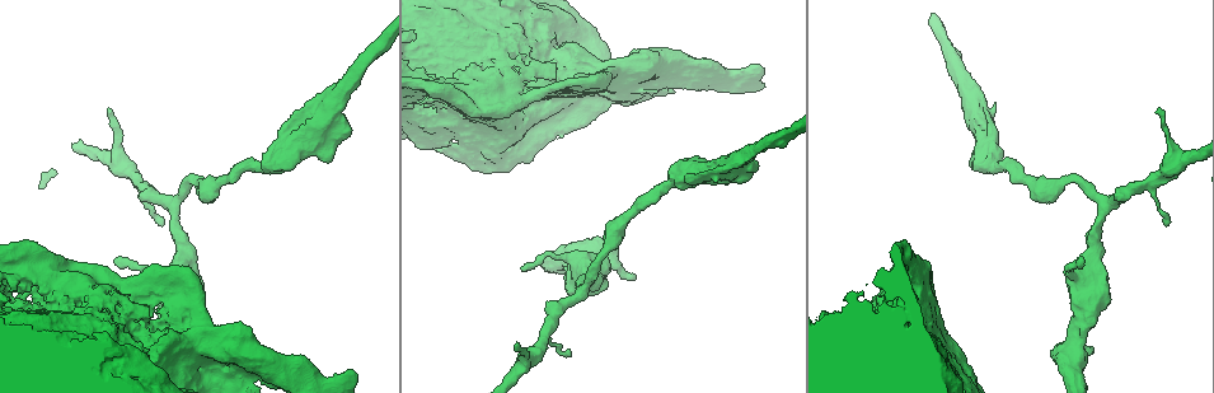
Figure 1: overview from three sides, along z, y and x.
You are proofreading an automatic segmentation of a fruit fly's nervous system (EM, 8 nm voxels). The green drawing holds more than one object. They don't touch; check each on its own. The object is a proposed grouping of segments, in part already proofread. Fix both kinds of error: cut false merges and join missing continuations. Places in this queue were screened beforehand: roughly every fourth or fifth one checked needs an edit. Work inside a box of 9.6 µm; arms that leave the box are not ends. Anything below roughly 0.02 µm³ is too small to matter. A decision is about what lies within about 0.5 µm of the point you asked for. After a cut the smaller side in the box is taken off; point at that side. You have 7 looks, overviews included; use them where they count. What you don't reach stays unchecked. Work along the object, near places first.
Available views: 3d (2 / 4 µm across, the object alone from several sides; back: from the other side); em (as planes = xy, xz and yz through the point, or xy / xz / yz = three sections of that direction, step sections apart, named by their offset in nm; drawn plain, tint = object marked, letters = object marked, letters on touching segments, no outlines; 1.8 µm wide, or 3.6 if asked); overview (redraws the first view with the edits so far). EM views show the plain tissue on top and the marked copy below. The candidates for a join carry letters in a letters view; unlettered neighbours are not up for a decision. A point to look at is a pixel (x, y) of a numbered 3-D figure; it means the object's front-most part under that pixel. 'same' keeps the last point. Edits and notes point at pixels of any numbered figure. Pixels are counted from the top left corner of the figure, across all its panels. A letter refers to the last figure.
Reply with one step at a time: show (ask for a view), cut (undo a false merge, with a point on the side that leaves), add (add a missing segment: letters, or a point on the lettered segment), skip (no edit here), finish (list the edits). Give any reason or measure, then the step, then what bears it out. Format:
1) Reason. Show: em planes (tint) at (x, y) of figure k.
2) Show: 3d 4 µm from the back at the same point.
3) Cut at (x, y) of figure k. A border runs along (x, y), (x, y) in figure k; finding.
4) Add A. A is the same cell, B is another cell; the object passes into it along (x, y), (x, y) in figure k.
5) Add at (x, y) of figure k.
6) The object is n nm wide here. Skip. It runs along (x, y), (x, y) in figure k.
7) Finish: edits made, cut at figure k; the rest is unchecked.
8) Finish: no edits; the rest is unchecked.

Touches itself. Show: 3d 4 µm at (233, 361) of figure 1.

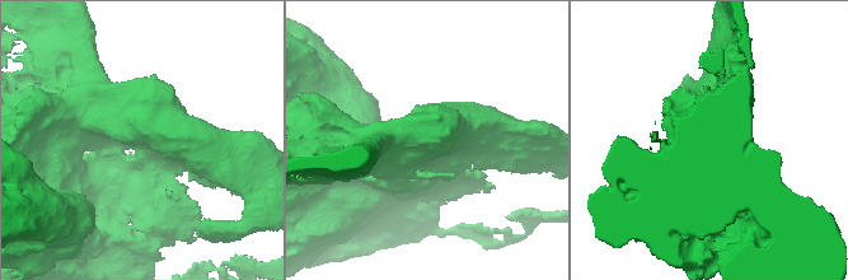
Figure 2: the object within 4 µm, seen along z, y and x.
Show: em yz step 4 (tint) at (140, 140) of figure 2.

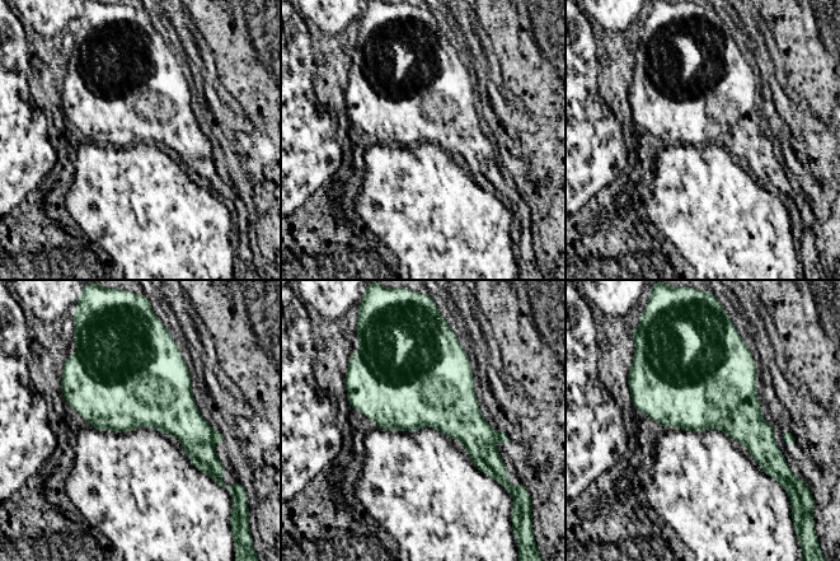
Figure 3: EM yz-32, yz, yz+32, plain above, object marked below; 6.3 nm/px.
Another direction. Show: em xz step 8 (letters) at the same point.

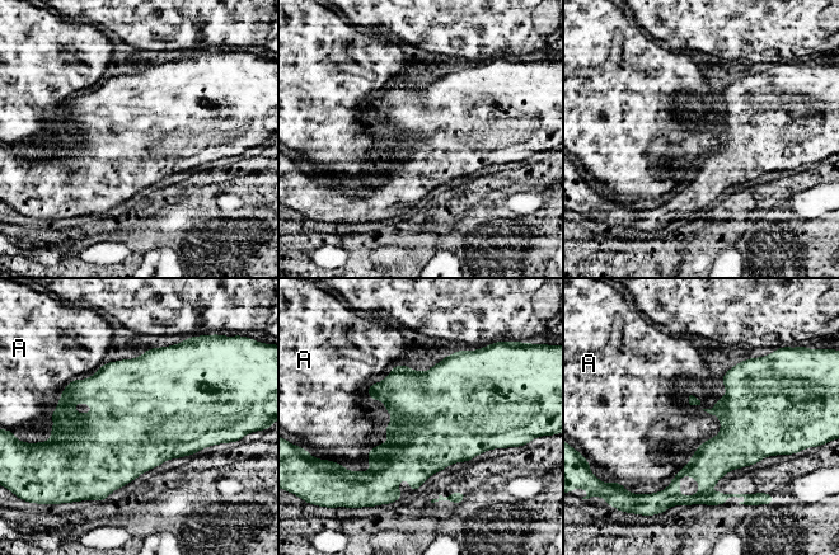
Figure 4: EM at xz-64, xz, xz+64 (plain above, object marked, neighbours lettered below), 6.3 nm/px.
Skip. A is another cell; a border runs along (717, 396), (720, 432), (670, 476) in figure 4; continuous, no second neuron.

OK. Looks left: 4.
Calibre changes. Show: em 3.6 µm yz step 8 (letters) at (273, 166) of figure 1.

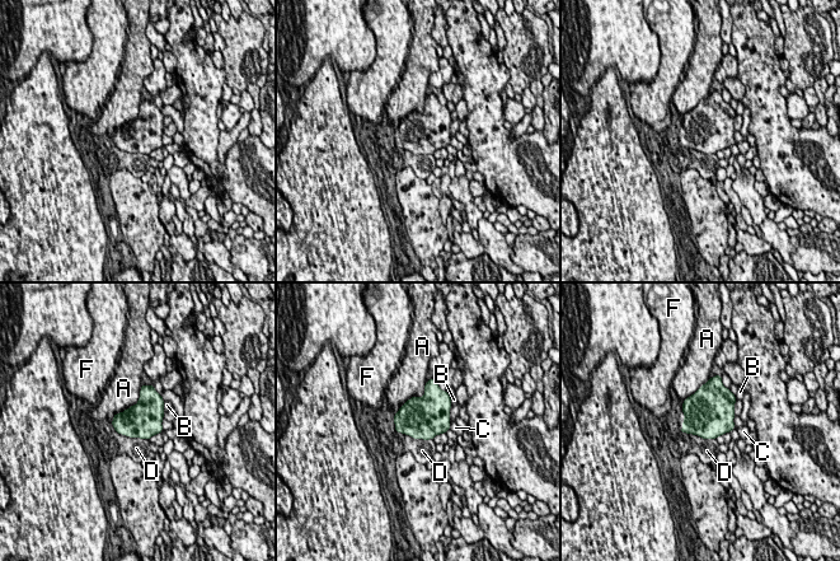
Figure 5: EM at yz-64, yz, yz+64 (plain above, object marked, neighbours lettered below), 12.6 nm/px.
Show: em 3.6 µm planes (letters) at the same point.

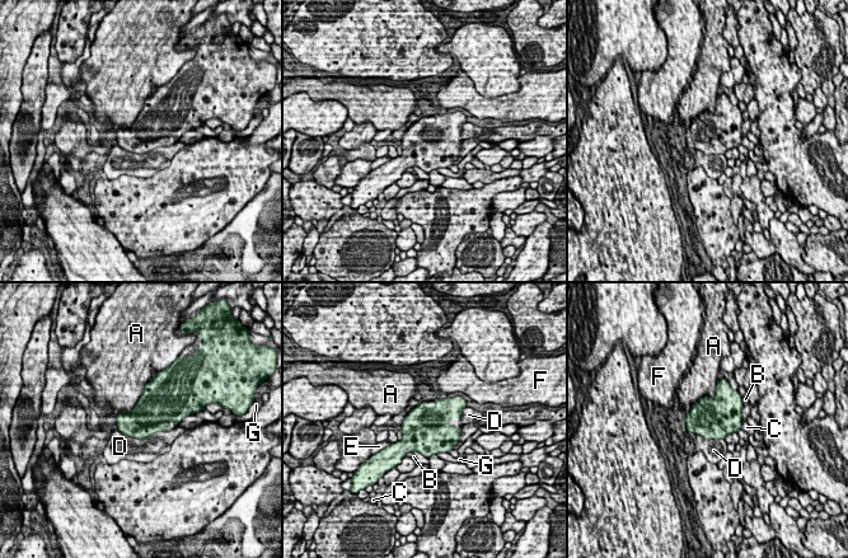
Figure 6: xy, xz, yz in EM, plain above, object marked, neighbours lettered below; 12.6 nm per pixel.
Skip. A, B, C, D, E, F and G are other cells; a border runs along (116, 427), (136, 437), (170, 430) in figure 6; one neuron here.

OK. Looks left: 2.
An open end. Show: 3d 2 µm at (10, 289) of figure 1.

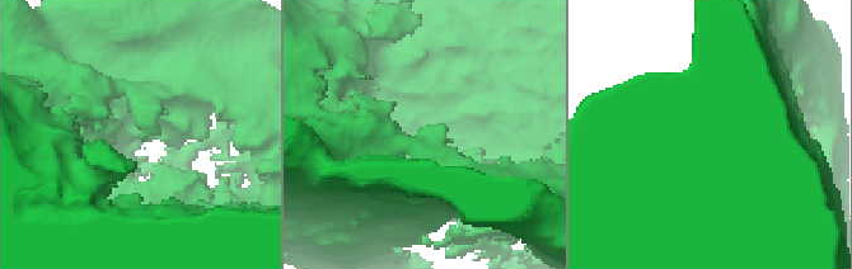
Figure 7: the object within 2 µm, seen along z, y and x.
Show: em planes (letters) at (430, 144) of figure 7.

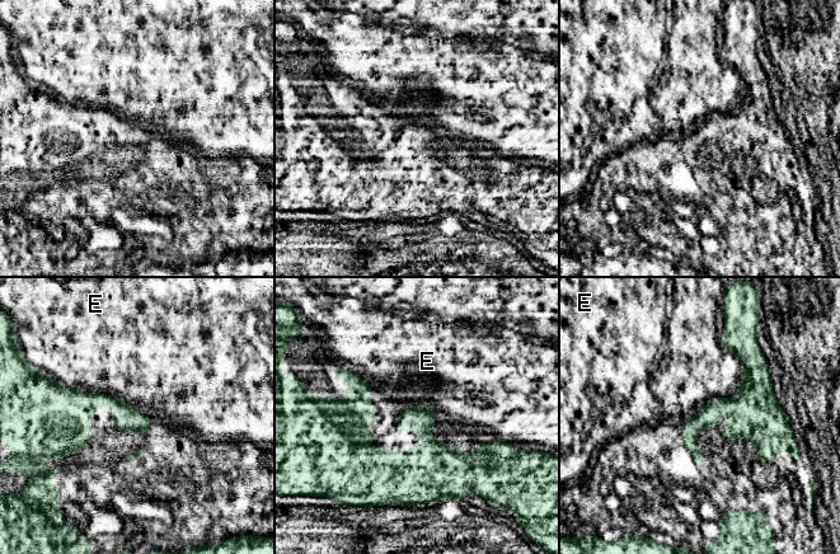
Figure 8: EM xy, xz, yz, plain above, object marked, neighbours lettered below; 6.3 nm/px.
Skip. E is another cell; a border runs along (54, 379), (126, 403) in figure 8; no lettered segment goes on from it.

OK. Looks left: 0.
Finish: no edits; the rest is unchecked.

